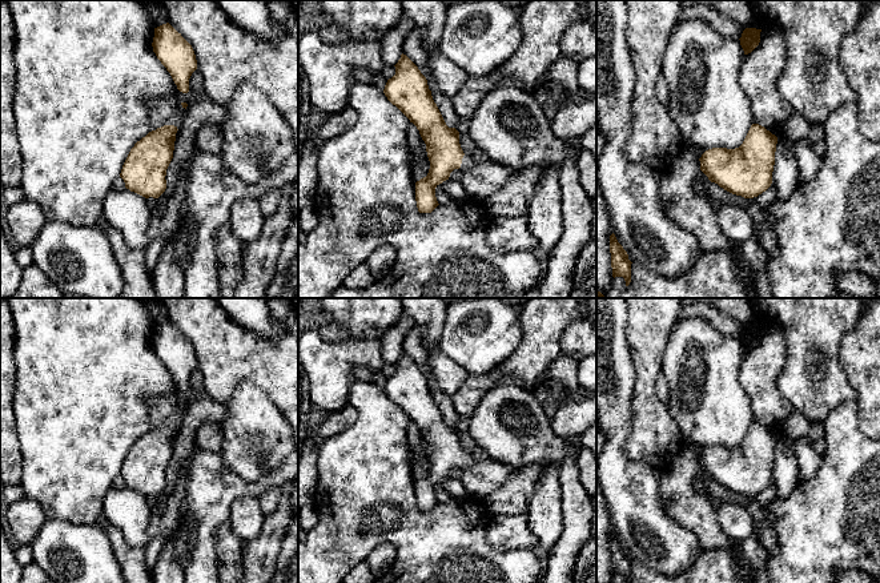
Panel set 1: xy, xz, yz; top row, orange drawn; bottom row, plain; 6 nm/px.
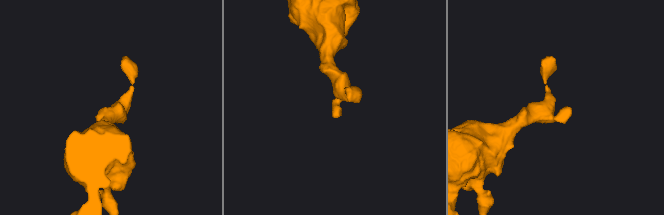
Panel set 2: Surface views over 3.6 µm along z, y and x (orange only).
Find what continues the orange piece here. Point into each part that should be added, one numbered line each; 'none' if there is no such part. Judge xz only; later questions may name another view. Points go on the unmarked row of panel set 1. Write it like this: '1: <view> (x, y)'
1: xz (481, 478)

